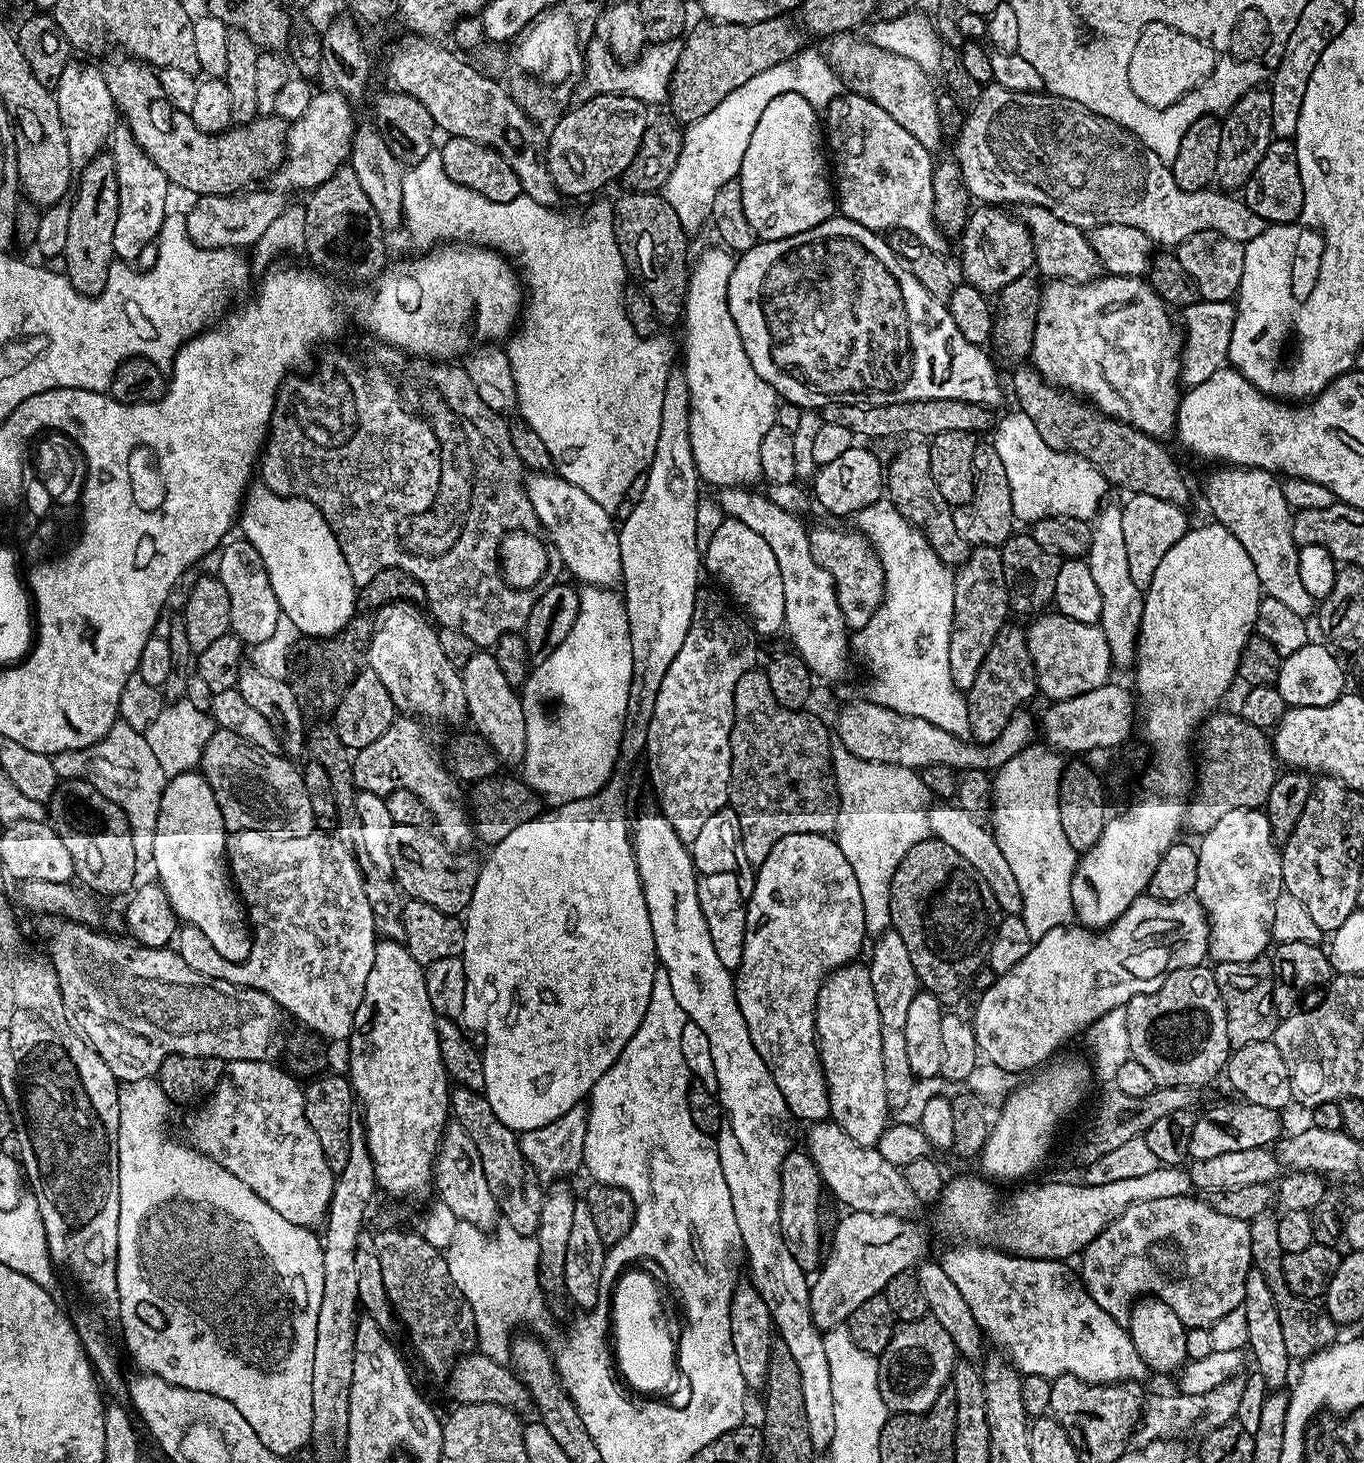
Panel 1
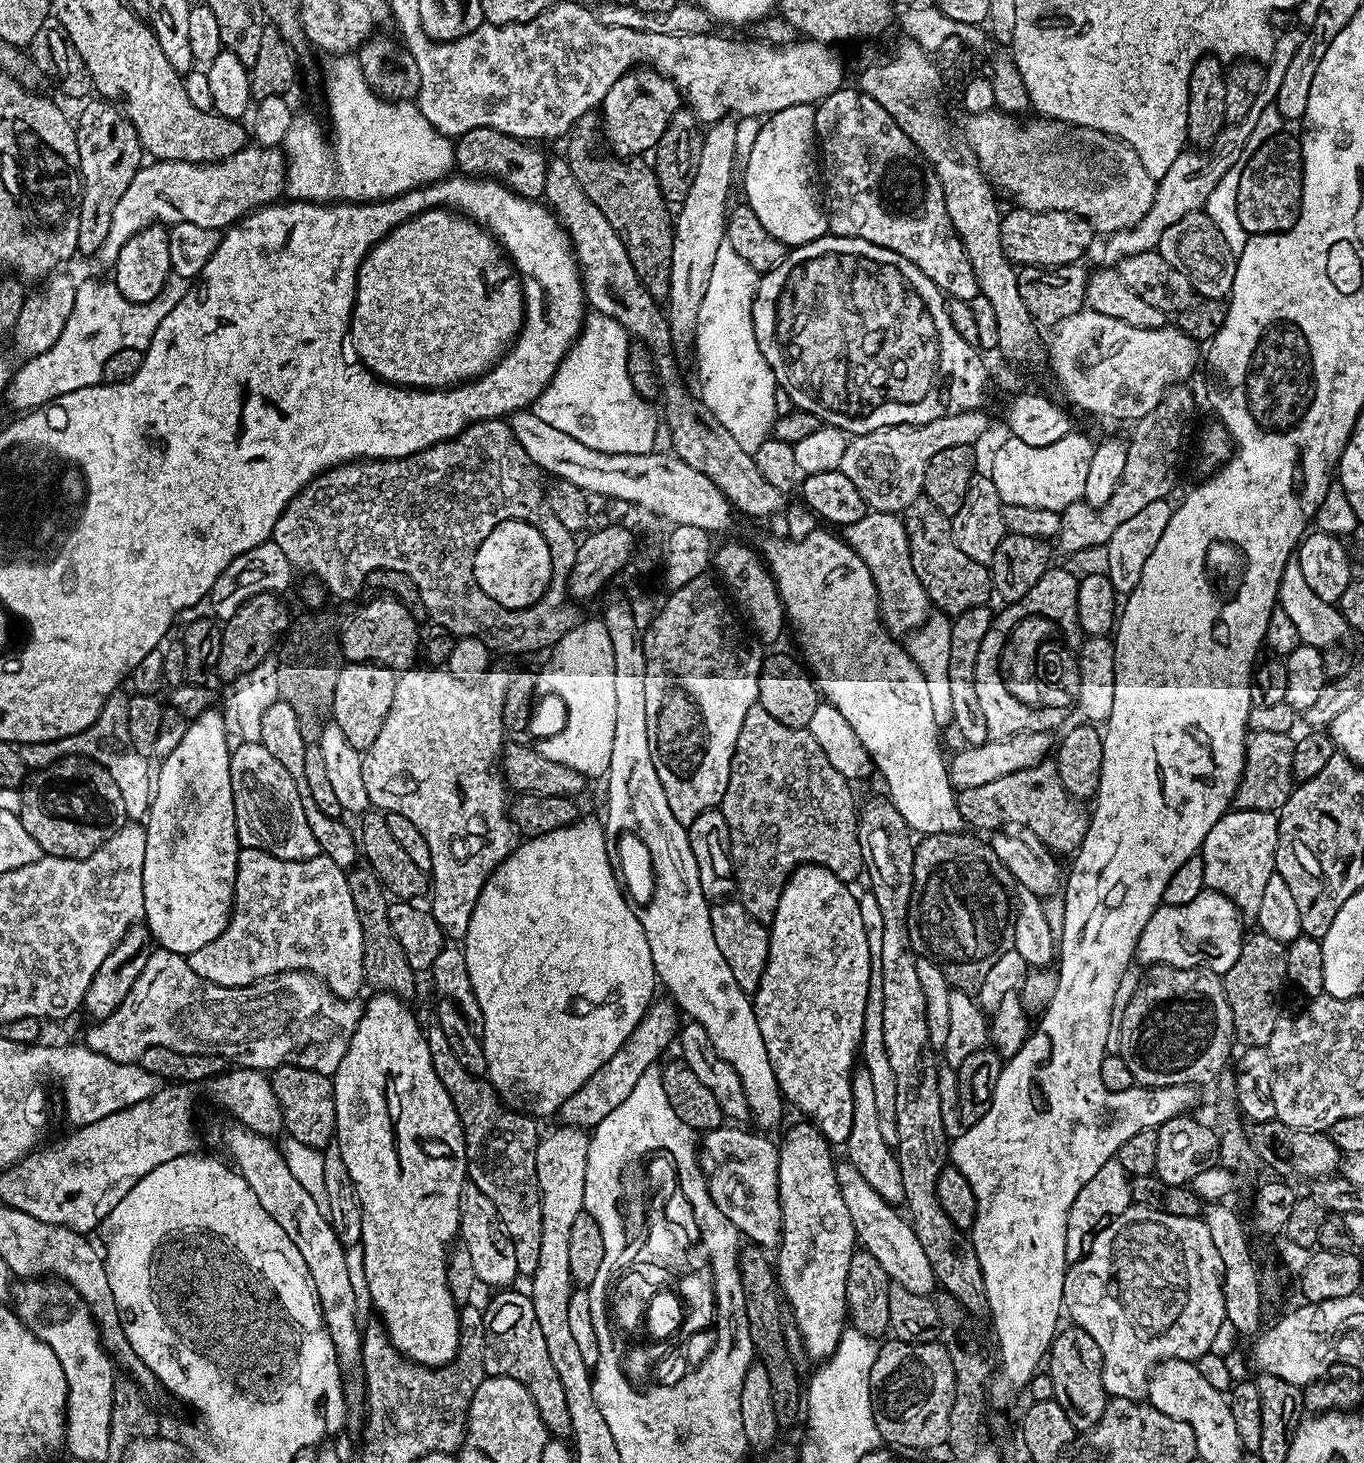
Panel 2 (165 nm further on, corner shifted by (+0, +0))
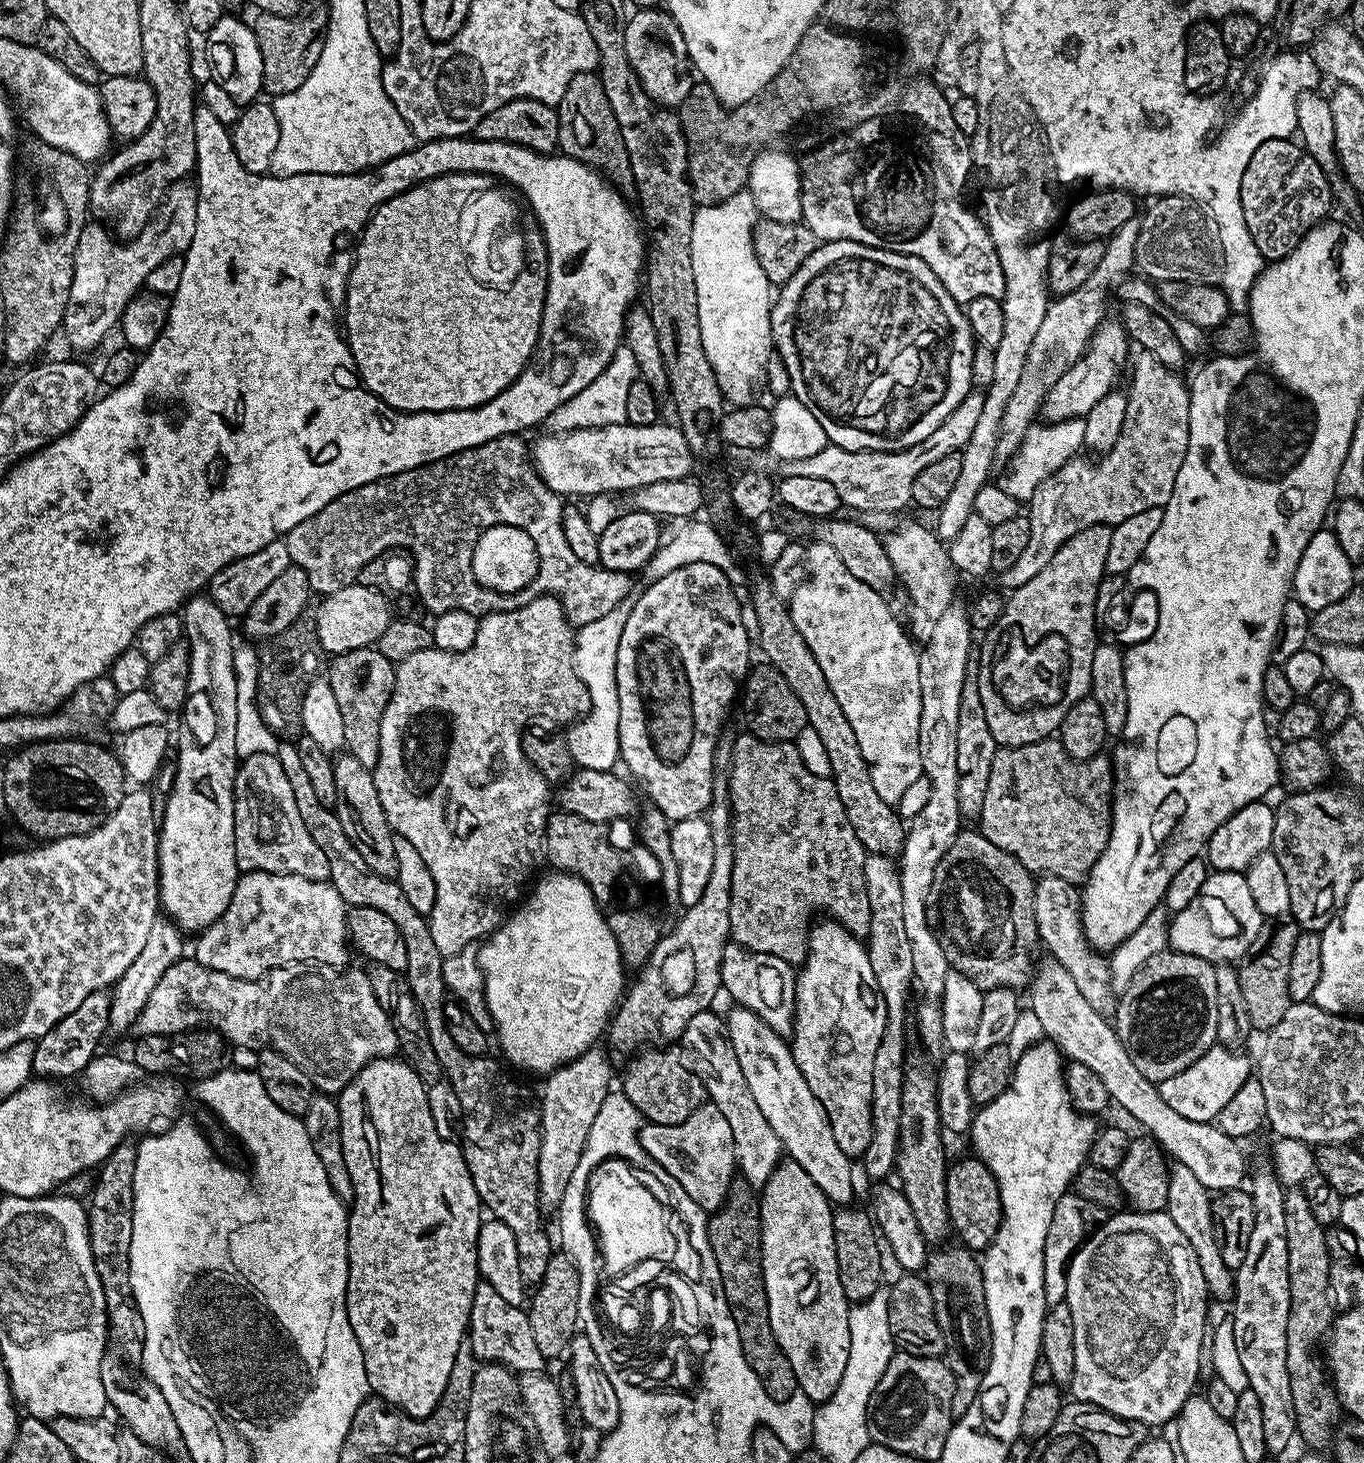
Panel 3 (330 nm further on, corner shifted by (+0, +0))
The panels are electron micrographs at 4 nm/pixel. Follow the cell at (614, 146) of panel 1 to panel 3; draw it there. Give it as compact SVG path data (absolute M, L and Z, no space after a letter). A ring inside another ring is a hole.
M660 6L642 8L631 14L633 16L629 18L628 24L623 25L623 29L626 58L630 58L634 74L638 74L646 94L650 94L655 104L662 104L673 110L679 109L680 103L692 89L694 69L678 22L674 22L672 15Z

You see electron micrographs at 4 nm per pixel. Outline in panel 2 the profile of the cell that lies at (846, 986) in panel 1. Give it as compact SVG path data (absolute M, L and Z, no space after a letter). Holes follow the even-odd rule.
M863 1066L852 1073L852 1093L854 1094L854 1126L850 1126L850 1138L846 1145L846 1160L853 1164L855 1170L866 1178L870 1184L890 1205L904 1204L902 1190L902 1170L898 1170L898 1162L893 1145L882 1138L882 1130L878 1126L878 1109L874 1099L874 1085L870 1083L870 1074Z

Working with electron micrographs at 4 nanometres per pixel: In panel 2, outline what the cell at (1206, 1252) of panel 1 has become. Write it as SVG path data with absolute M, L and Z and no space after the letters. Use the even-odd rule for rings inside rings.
M1133 1206L1122 1214L1113 1216L1092 1237L1088 1251L1079 1260L1069 1263L1064 1273L1064 1308L1072 1315L1071 1323L1075 1327L1086 1330L1090 1338L1098 1344L1102 1367L1100 1377L1104 1383L1104 1391L1109 1397L1117 1400L1140 1400L1148 1391L1148 1377L1153 1368L1163 1360L1190 1360L1195 1362L1198 1357L1211 1352L1214 1334L1218 1334L1218 1326L1224 1321L1224 1278L1222 1258L1214 1241L1210 1238L1210 1230L1200 1218L1178 1218L1178 1214L1166 1214L1162 1210Z

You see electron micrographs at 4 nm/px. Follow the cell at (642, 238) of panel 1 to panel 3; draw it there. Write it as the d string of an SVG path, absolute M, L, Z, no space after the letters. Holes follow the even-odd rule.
M579 72L570 78L570 86L566 86L566 94L562 94L556 113L559 151L563 155L599 170L617 189L633 187L630 154L626 154L626 142L622 142L618 118L614 118L614 110L610 110L610 102L606 102L606 90L602 90L596 72Z

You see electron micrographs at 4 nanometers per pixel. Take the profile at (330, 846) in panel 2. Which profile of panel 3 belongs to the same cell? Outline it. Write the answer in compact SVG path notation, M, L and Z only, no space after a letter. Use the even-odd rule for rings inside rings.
M281 743L275 755L282 762L282 770L286 770L290 790L294 790L294 803L298 806L298 814L302 814L302 822L306 822L306 830L310 830L310 838L322 846L322 854L326 854L326 862L330 862L328 880L336 887L338 894L342 894L345 905L370 906L374 910L382 910L382 914L393 919L394 926L398 926L406 942L408 961L403 975L426 1018L430 1046L434 1046L434 1054L438 1054L446 1084L448 1080L460 1103L460 1112L464 1115L462 1151L474 1182L474 1190L478 1190L481 1205L487 1211L489 1208L492 1211L489 1213L495 1219L510 1226L510 1234L514 1234L514 1243L518 1246L518 1271L522 1273L522 1282L525 1289L535 1290L539 1288L542 1274L546 1274L546 1266L550 1266L550 1258L554 1255L553 1237L552 1240L548 1237L544 1220L540 1217L539 1107L534 1100L532 1104L531 1094L522 1085L512 1084L508 1088L508 1080L500 1069L499 1059L491 1060L488 1054L471 1056L454 1046L454 1038L450 1038L450 1030L446 1030L444 1025L446 989L442 966L445 956L434 946L427 919L418 914L414 906L410 906L410 901L406 894L402 894L395 879L374 874L374 870L362 862L362 854L358 854L358 850L354 850L354 842L346 838L346 830L342 830L342 822L338 822L335 811L322 806L322 802L318 802L318 797L314 795L308 775L302 770L295 743Z

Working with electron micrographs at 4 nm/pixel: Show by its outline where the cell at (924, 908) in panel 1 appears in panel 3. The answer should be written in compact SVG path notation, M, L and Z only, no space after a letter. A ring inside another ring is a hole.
M979 830L961 831L956 840L950 846L950 850L942 858L942 862L938 862L938 870L934 870L934 882L932 883L932 895L930 897L930 916L934 921L936 937L942 946L942 950L946 950L946 958L949 965L955 971L966 974L978 987L982 989L990 988L1010 988L1020 990L1020 987L1027 985L1034 975L1034 959L1032 960L1032 951L1038 947L1038 937L1036 933L1035 914L1034 914L1034 898L1037 881L1034 879L1033 873L1028 871L1026 866L1022 866L1022 862L1018 862L1018 858L1014 858L1008 852L1004 852L998 846L994 846L994 842L990 842L984 837L984 833Z

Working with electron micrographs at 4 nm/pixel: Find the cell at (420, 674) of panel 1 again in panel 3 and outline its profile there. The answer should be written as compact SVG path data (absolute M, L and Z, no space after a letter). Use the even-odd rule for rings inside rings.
M354 583L337 592L327 593L321 600L324 601L314 613L314 619L316 637L325 653L339 654L375 645L386 630L390 619L390 604L384 601L387 599L383 592L375 592L373 588Z

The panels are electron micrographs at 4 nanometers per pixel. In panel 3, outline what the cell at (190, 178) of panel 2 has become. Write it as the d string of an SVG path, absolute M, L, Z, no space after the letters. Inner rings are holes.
M195 183L173 184L165 192L148 225L127 242L117 242L103 223L89 222L84 225L78 238L78 250L74 250L70 304L62 325L62 336L68 339L70 347L80 352L98 347L104 335L119 325L120 316L128 303L145 287L150 272L162 266L171 256L188 251L196 229L196 207L199 201Z

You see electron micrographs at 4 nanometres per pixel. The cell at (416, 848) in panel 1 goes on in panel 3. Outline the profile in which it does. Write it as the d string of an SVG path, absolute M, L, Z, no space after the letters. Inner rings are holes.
M340 754L333 759L334 786L338 786L338 798L334 809L338 822L342 822L342 830L346 830L346 838L354 842L354 850L362 854L362 862L374 870L379 876L395 877L398 862L394 859L394 835L390 822L386 818L386 810L382 810L382 798L378 798L378 786L374 786L372 769L362 766L358 758Z

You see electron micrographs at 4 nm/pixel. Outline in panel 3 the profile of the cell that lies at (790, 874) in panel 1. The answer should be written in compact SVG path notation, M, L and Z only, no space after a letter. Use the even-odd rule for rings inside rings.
M831 918L818 924L809 931L808 957L796 978L796 1021L792 1024L790 1045L802 1077L829 1116L839 1149L851 1158L860 1158L872 1137L874 1054L878 1054L886 1030L886 1002L876 985L874 970L870 970L865 941Z

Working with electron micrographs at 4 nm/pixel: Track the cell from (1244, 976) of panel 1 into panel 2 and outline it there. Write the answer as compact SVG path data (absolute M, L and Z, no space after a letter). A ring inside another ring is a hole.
M1256 930L1245 939L1240 947L1238 962L1223 973L1224 993L1232 1015L1232 1030L1237 1041L1241 1040L1244 1048L1263 1048L1270 1042L1270 1034L1274 1034L1274 1026L1282 1018L1280 1012L1280 991L1288 980L1286 974L1285 944L1278 938L1270 938L1266 933Z

